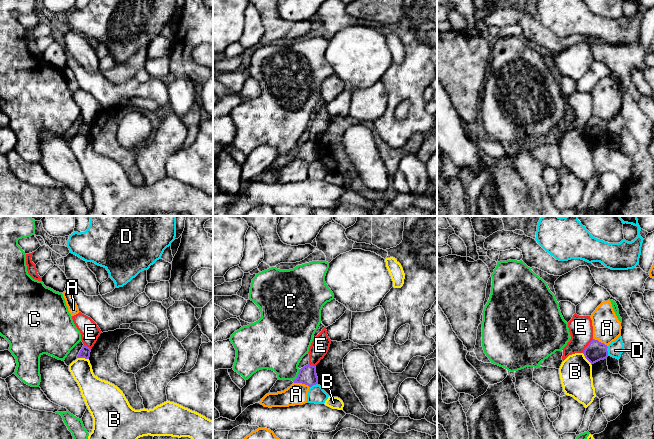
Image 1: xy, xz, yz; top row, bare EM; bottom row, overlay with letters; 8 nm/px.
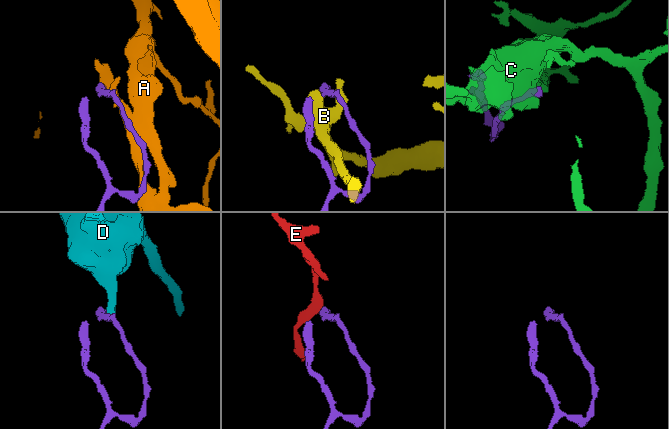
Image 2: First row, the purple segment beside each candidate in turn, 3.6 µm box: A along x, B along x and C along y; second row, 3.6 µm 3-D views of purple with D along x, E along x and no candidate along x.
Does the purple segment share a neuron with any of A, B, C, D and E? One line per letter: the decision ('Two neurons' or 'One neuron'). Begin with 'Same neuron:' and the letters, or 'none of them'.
Same neuron: none of them
A: Two neurons
B: Two neurons
C: Two neurons
D: Two neurons
E: Two neurons

